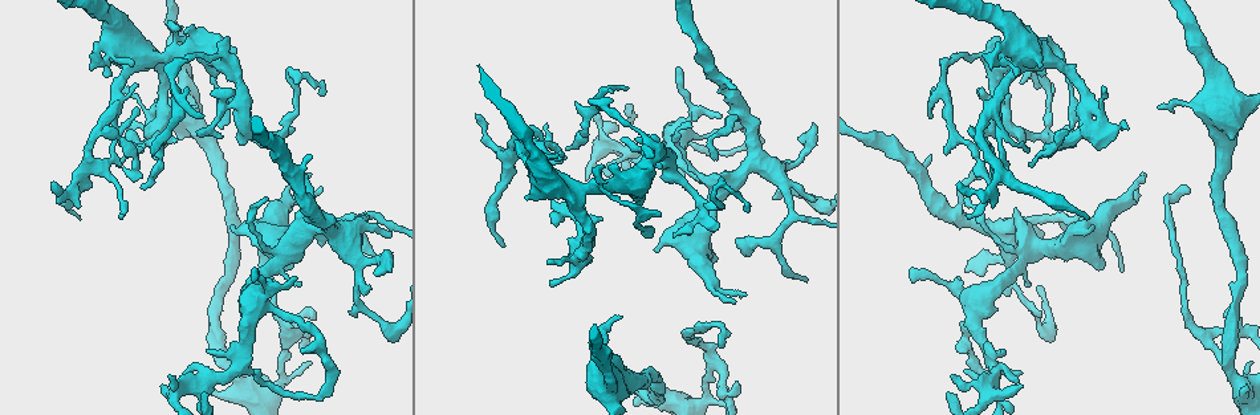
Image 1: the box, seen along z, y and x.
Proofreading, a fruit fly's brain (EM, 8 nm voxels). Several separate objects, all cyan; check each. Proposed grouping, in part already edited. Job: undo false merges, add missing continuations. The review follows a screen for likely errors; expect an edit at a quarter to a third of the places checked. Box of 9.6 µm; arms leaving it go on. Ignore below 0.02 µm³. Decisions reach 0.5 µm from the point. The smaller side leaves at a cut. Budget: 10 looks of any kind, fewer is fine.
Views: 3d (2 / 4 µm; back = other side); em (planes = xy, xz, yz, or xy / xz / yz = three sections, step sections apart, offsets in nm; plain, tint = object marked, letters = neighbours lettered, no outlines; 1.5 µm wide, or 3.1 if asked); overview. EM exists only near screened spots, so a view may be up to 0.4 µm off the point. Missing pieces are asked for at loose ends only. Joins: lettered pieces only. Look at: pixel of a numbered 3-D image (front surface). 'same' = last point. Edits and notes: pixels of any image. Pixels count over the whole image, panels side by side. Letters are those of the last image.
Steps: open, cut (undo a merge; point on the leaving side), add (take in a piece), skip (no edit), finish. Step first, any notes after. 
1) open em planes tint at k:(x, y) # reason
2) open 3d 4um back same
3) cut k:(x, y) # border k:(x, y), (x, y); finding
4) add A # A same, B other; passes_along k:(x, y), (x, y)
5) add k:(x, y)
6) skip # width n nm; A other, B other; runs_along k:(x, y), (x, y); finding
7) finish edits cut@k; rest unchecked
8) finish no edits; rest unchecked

open em planes letters at 1:(928, 118) # branch stops here

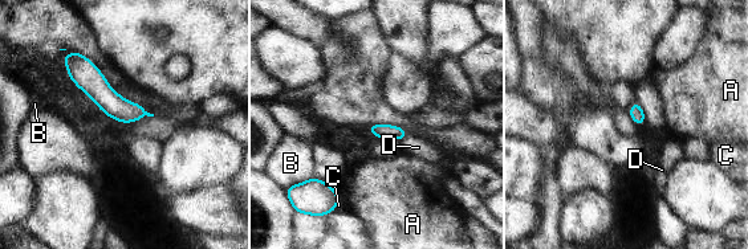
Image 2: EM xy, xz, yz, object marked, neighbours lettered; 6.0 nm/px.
skip # A other, B other, C other, D other; border 2:(409, 134), (401, 141); none of them fits

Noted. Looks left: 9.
open em planes tint at 1:(323, 96) # an open end

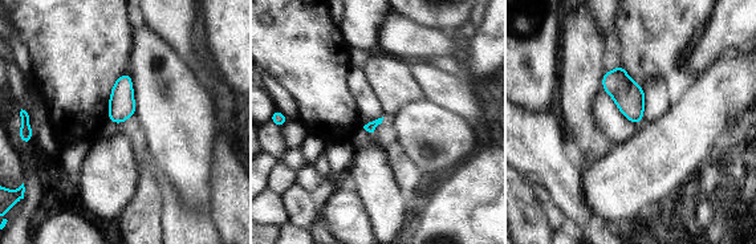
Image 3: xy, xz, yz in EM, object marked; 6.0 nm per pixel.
open em planes letters same

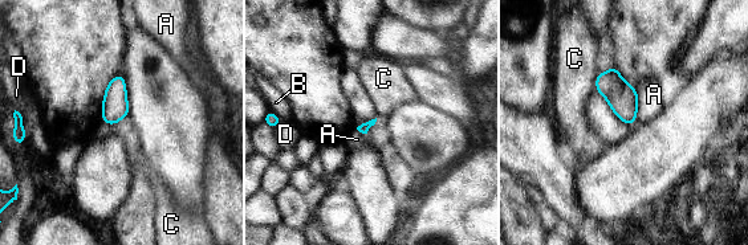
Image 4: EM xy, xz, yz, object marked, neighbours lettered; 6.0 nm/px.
skip # A other, B other, C other, D other; border 4:(598, 72), (596, 92); no lettered piece goes on from it

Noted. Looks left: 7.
open em planes letters at 1:(1038, 220) # thick turns thin

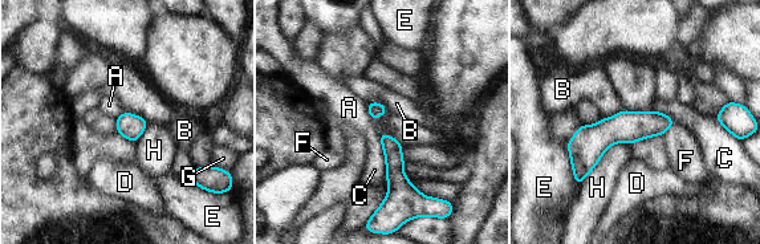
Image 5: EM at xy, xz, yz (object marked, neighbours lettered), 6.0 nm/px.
skip # longest_contact H 420 nm; A other, B other, C other, D other, E other, F other, G other, H other; runs_along 5:(669, 121), (613, 130), (577, 181); continuous, no second neuron

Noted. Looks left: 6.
open 3d 4um at 1:(1092, 224) # an open end

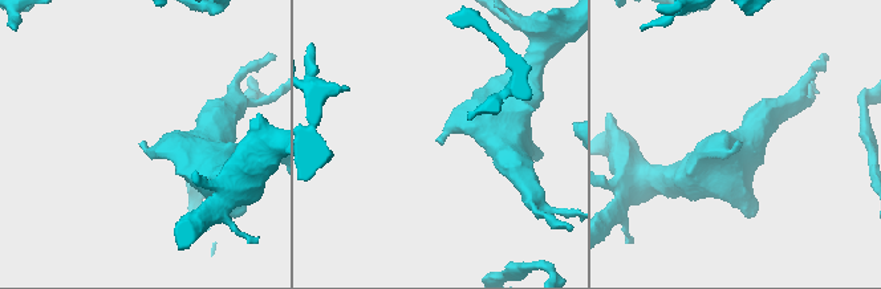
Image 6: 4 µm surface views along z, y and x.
open em yz step 8 tint at 6:(145, 145) # shape alone is not enough

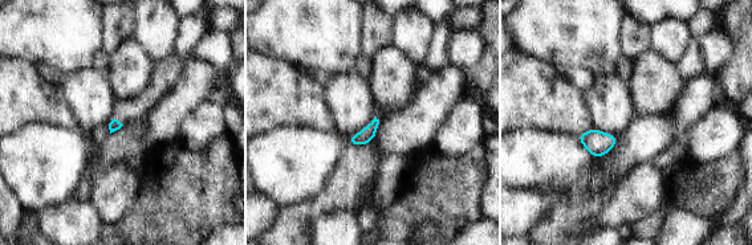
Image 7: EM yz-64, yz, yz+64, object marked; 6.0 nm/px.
open em planes letters same

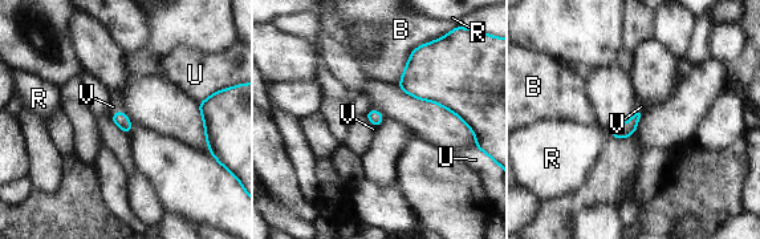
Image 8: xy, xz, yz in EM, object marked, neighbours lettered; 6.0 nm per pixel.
add V # B other, R other, U other, V same; the neuron continues

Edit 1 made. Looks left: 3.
finish edits add@8; rest unchecked

